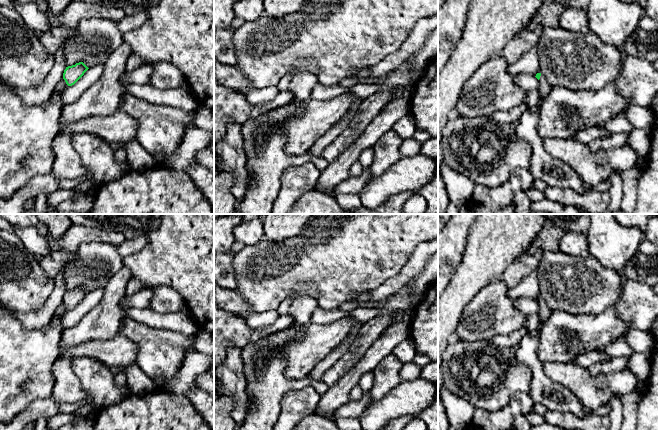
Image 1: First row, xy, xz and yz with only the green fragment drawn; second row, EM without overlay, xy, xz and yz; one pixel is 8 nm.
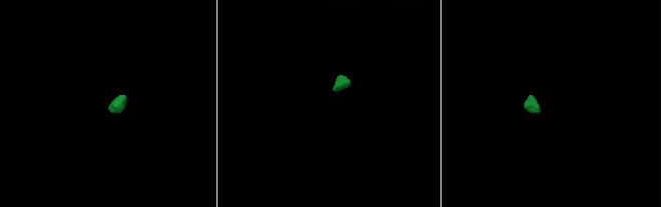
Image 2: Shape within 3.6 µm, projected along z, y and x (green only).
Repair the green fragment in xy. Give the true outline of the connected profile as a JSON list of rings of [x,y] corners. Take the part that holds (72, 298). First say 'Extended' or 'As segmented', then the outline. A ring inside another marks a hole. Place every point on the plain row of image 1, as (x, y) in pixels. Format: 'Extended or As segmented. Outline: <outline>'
As segmented. Outline: [[[83,286],[68,290],[64,294],[63,303],[68,310],[72,310],[84,299],[88,293],[89,292]]]

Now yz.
Extended. Outline: [[[537,297],[535,301],[538,303],[538,308],[539,308],[538,315],[540,319],[540,325],[537,330],[540,331],[547,322],[547,320],[549,319],[552,310],[549,309],[547,304],[545,303],[544,300],[541,299],[541,297]]]

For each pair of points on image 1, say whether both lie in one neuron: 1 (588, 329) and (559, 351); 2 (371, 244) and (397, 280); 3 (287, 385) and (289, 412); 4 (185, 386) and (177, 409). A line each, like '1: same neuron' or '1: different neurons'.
1: same neuron
2: different neurons
3: different neurons
4: different neurons

